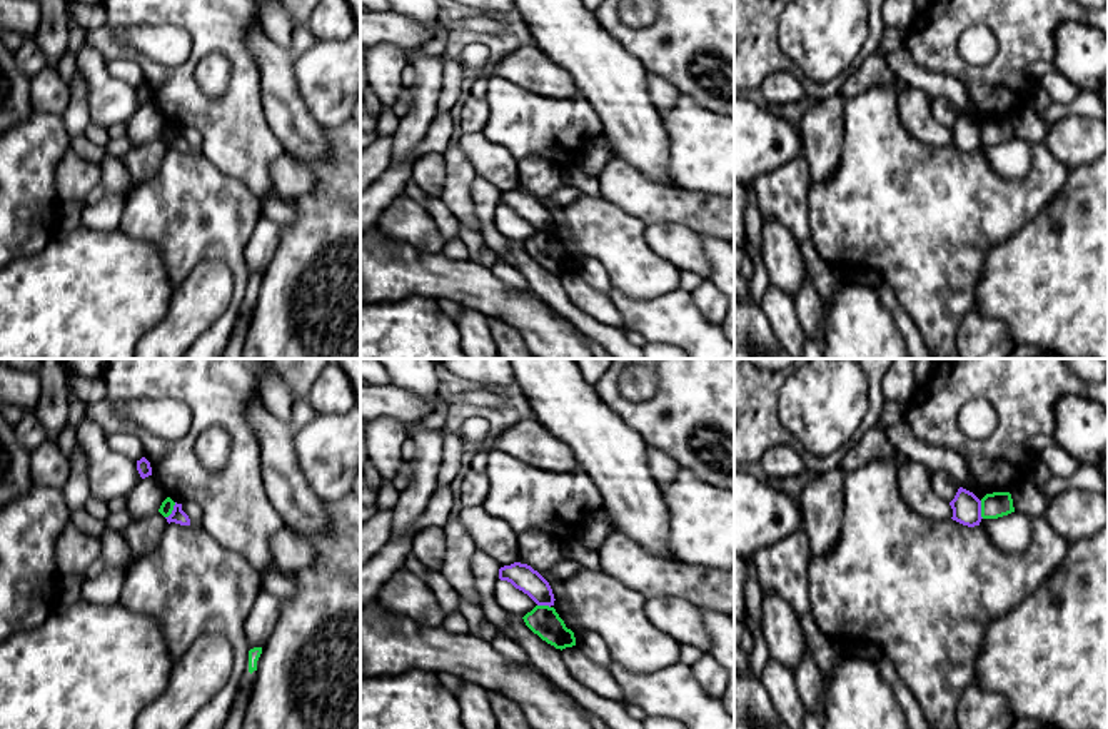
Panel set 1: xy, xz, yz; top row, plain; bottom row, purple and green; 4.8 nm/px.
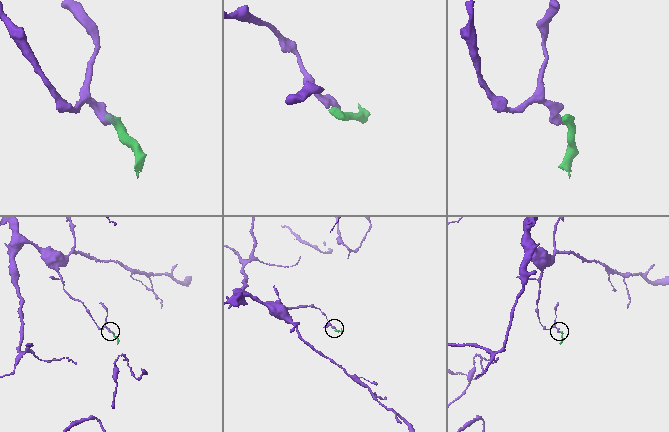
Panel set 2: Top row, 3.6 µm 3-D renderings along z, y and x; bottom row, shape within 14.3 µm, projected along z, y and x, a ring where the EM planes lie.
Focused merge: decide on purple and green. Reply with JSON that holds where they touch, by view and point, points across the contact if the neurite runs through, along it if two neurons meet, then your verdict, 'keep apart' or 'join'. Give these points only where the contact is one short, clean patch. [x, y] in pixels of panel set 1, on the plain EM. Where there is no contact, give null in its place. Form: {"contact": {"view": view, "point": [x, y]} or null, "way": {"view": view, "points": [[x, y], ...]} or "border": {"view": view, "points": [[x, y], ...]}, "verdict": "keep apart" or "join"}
{"contact": {"view": "yz", "point": [980, 135]}, "border": {"view": "yz", "points": [[980, 127], [980, 140], [983, 144]]}, "verdict": "keep apart"}

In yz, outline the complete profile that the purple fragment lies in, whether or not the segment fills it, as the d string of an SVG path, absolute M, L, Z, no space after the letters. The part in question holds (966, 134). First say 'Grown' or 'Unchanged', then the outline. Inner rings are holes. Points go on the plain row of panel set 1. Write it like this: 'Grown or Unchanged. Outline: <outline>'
Unchanged. Outline: M959 113L954 125L949 128L953 135L953 147L975 153L981 148L981 127L970 117Z

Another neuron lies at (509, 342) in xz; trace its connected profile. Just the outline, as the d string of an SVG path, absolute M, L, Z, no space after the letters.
M489 317L489 329L497 347L499 359L534 359L524 337L507 322Z

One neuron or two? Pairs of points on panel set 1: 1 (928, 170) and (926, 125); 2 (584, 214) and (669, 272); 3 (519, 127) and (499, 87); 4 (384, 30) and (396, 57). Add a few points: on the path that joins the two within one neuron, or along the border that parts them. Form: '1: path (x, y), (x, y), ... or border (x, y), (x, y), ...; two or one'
1: border (898, 115), (920, 140), (950, 145); two
2: path (606, 234), (648, 272); one
3: path (514, 117), (504, 97); one
4: border (377, 42), (392, 42), (406, 50); two

